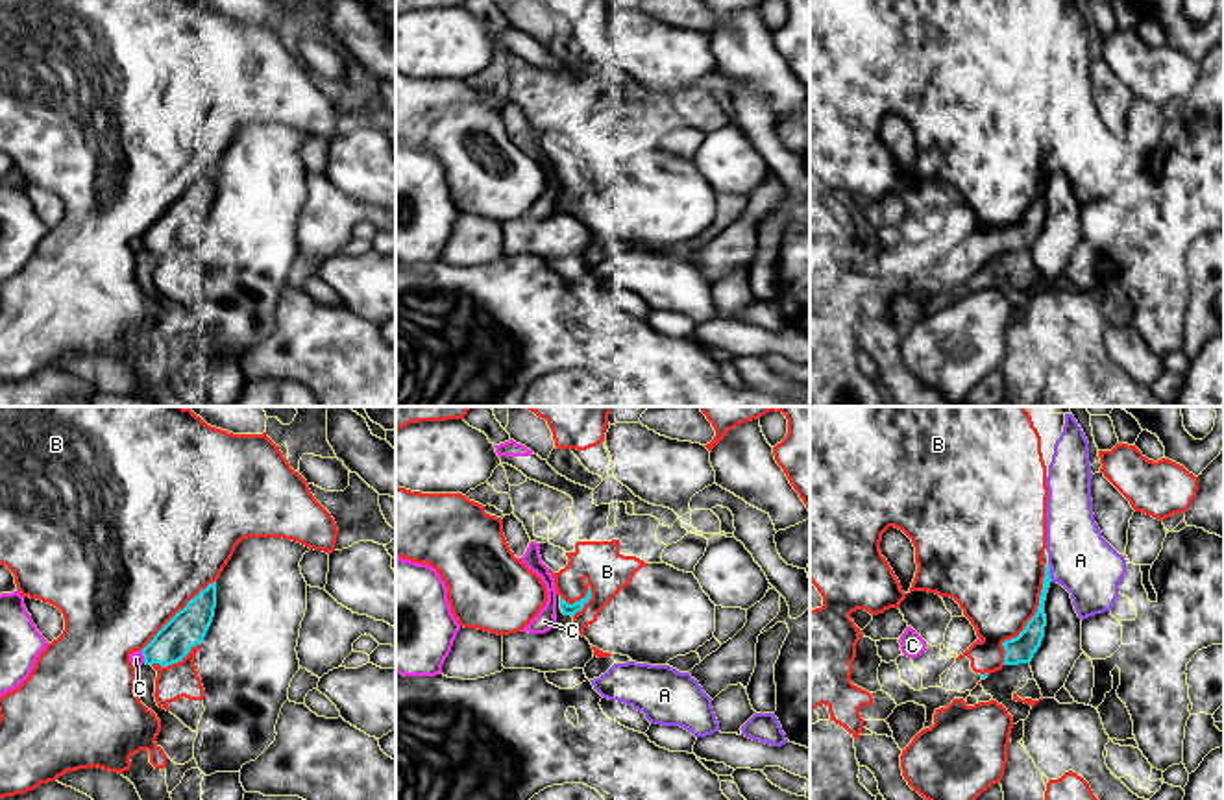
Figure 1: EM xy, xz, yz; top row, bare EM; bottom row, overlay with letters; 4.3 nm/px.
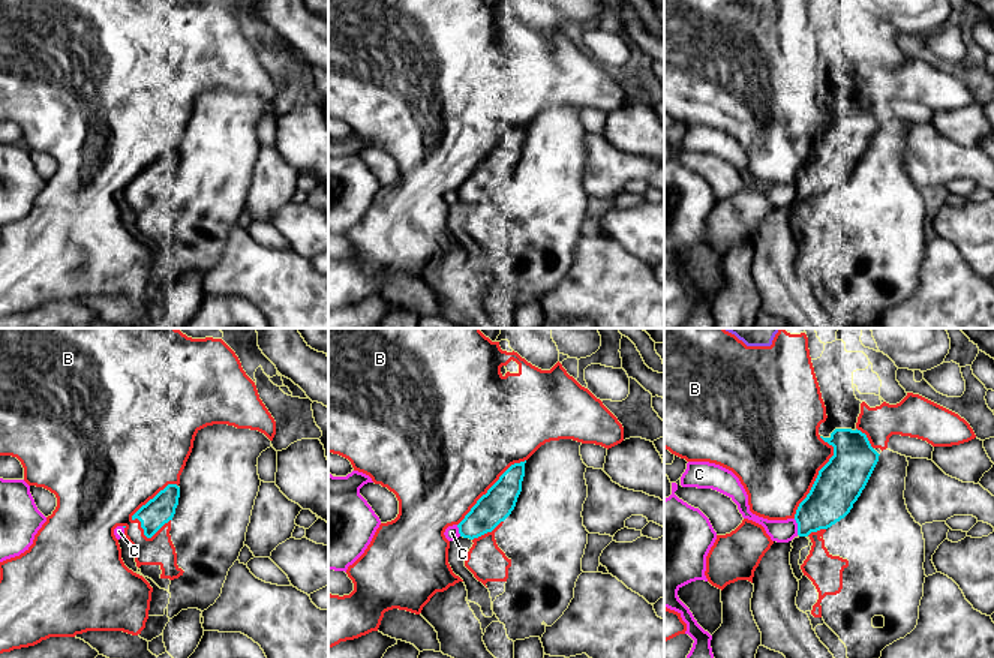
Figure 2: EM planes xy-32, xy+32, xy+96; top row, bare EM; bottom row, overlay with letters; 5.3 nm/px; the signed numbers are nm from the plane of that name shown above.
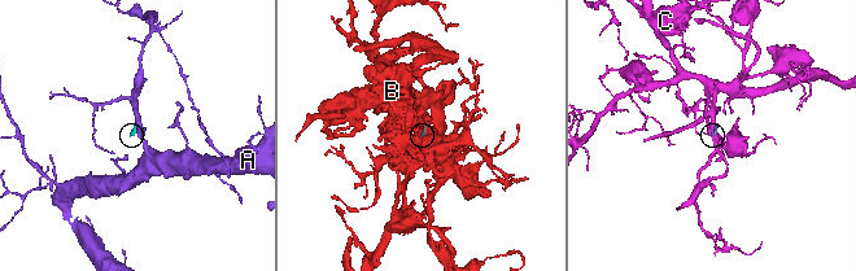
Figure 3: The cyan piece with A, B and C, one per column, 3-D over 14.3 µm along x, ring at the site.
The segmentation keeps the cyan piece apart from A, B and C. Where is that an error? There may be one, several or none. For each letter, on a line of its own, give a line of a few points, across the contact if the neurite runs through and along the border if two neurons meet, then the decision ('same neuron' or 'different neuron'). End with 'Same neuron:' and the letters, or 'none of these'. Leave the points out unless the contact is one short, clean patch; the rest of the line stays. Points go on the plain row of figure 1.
A: different neuron
B: different neuron
C: line xy (141, 237), (145, 248); different neuron
Same neuron: none of these

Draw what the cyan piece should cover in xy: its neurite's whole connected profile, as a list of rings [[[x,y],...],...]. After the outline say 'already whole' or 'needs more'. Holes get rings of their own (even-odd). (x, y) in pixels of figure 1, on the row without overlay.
[[[216,168],[187,188],[142,235],[144,249],[168,253],[181,248],[200,231],[213,209],[216,194]]] | already whole

